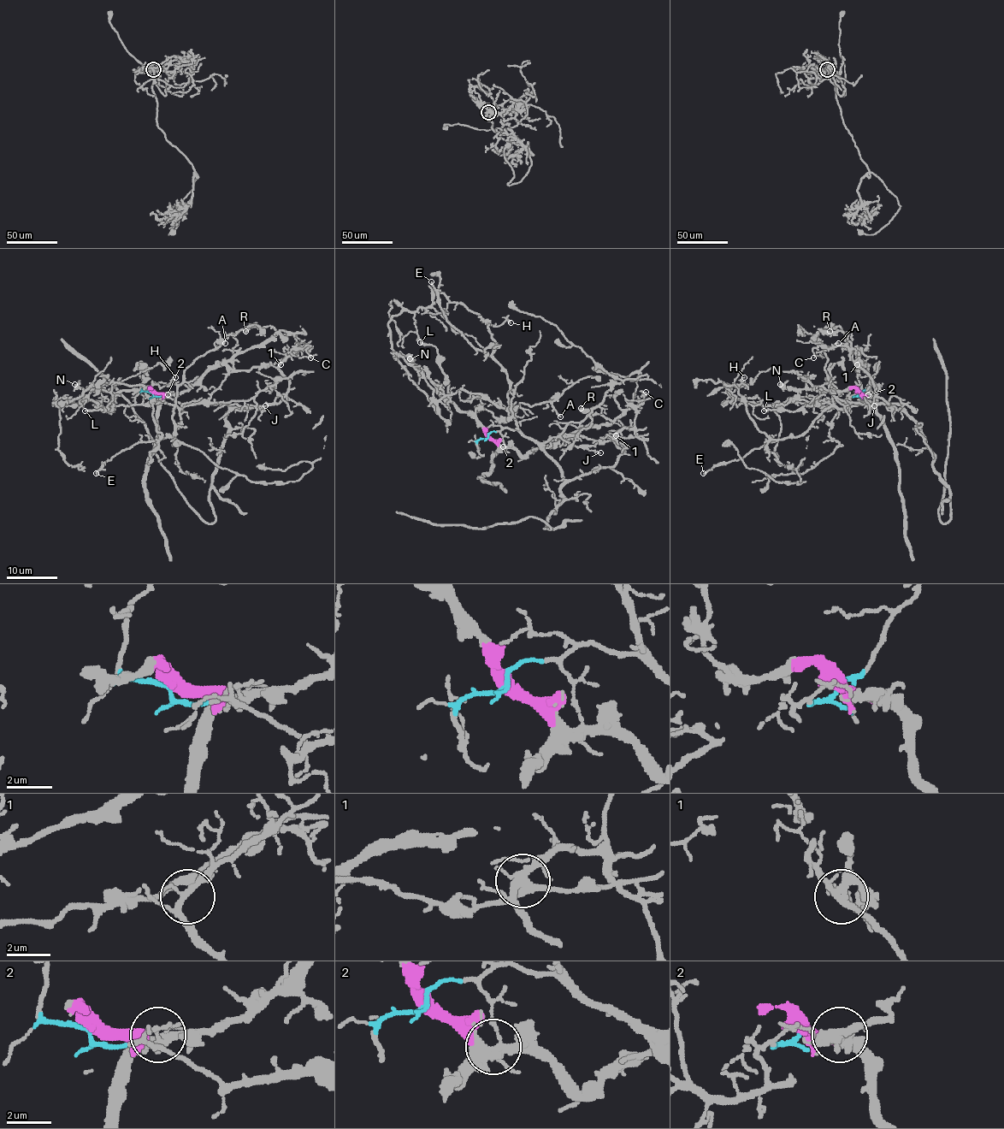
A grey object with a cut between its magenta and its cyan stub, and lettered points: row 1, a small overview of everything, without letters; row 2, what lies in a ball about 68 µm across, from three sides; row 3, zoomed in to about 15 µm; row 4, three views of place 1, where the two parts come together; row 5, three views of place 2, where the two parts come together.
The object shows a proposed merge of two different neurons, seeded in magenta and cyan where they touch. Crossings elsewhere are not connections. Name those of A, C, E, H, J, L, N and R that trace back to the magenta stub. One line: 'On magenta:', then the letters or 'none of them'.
On magenta: L, N, R

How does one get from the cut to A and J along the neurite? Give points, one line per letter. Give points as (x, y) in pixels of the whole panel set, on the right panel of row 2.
A: (859, 393), (849, 398), (851, 404), (839, 409), (833, 402), (824, 369), (828, 359), (823, 351), (838, 343)
J: (859, 393), (849, 398), (852, 404), (875, 406)

